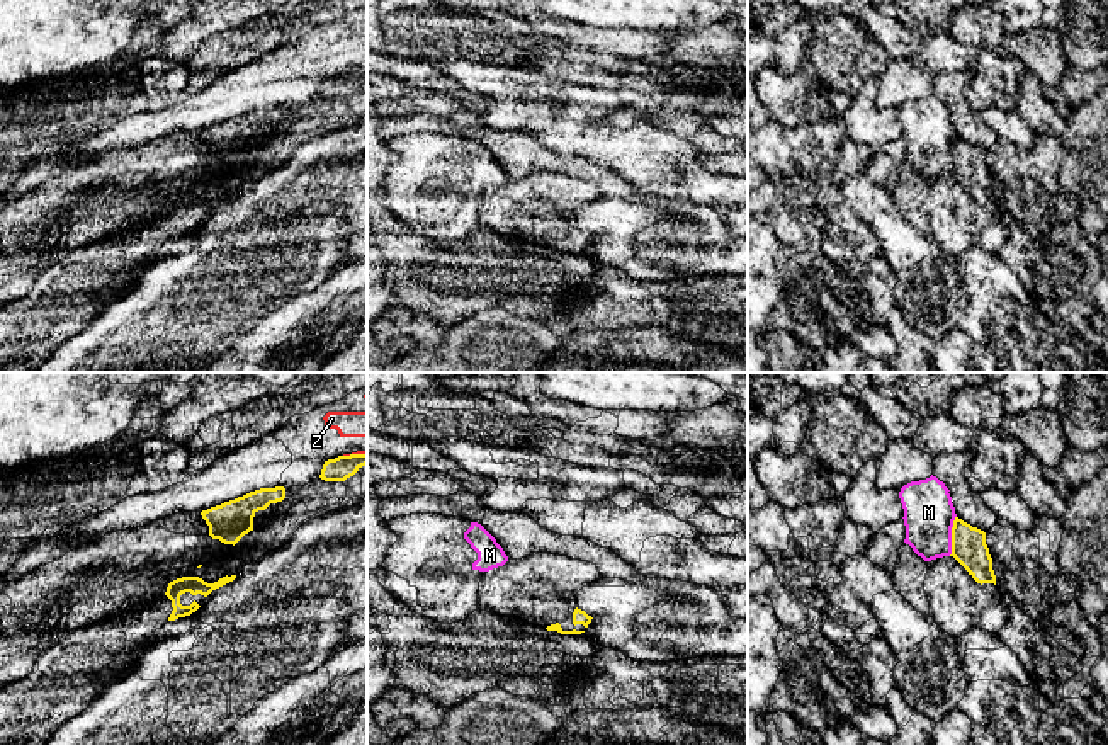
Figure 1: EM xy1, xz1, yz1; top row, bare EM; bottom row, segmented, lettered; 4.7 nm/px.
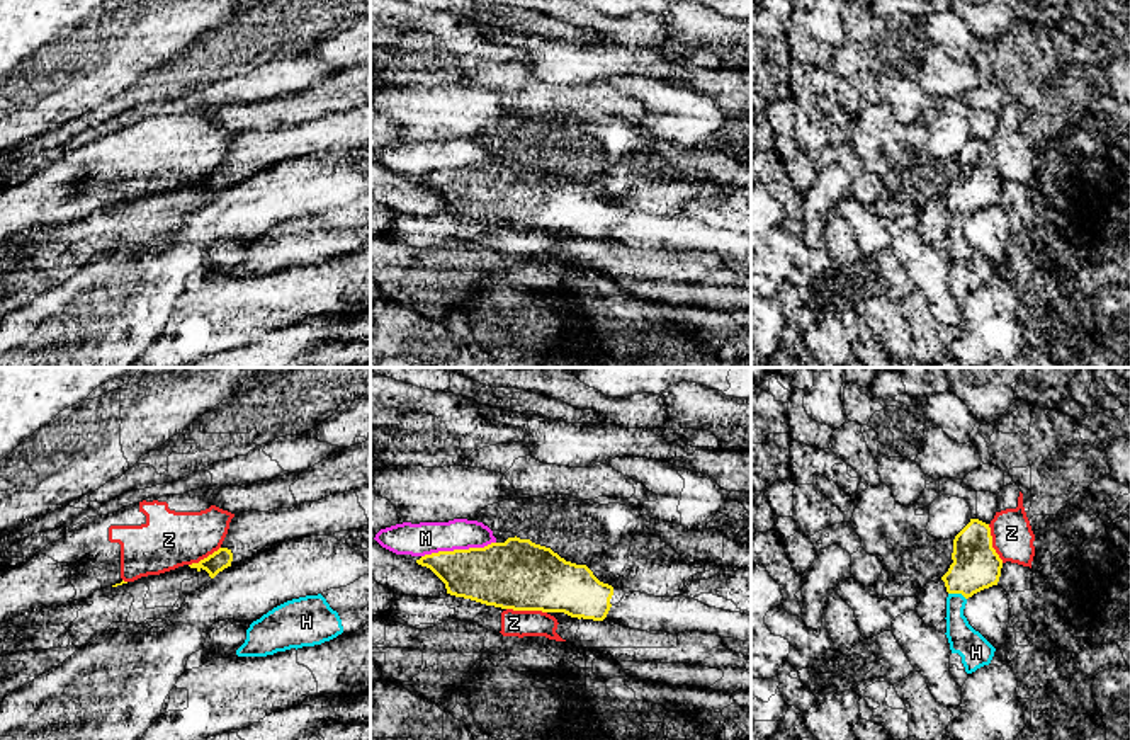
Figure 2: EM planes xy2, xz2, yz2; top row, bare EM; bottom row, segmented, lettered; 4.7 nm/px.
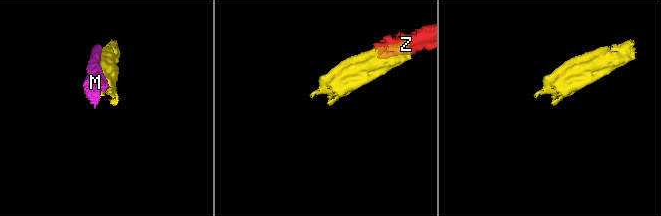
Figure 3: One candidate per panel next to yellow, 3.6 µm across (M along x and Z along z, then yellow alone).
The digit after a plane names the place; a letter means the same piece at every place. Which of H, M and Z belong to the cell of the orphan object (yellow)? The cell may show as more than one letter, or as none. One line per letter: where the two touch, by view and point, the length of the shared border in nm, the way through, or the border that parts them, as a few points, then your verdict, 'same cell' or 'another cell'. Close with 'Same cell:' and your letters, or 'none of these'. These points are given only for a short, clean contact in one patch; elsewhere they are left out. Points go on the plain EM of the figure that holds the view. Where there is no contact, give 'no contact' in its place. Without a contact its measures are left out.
H: yz2 (957, 211) | 90 nm | along yz2 (949, 211), (959, 211), (966, 218) | another cell
M: xz2 (457, 169) | 360 nm | another cell
Z: xz2 (527, 228) | 190 nm | along xz2 (507, 227), (541, 228), (546, 232) | another cell
Same cell: none of these

